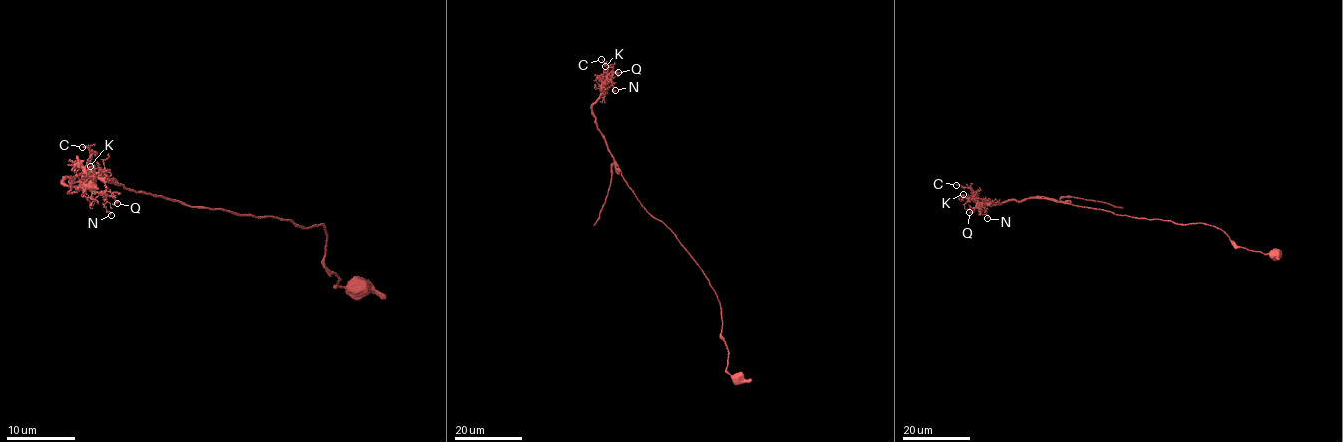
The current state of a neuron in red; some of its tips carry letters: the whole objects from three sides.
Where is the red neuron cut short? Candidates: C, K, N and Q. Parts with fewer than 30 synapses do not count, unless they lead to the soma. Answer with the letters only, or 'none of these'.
none of these

